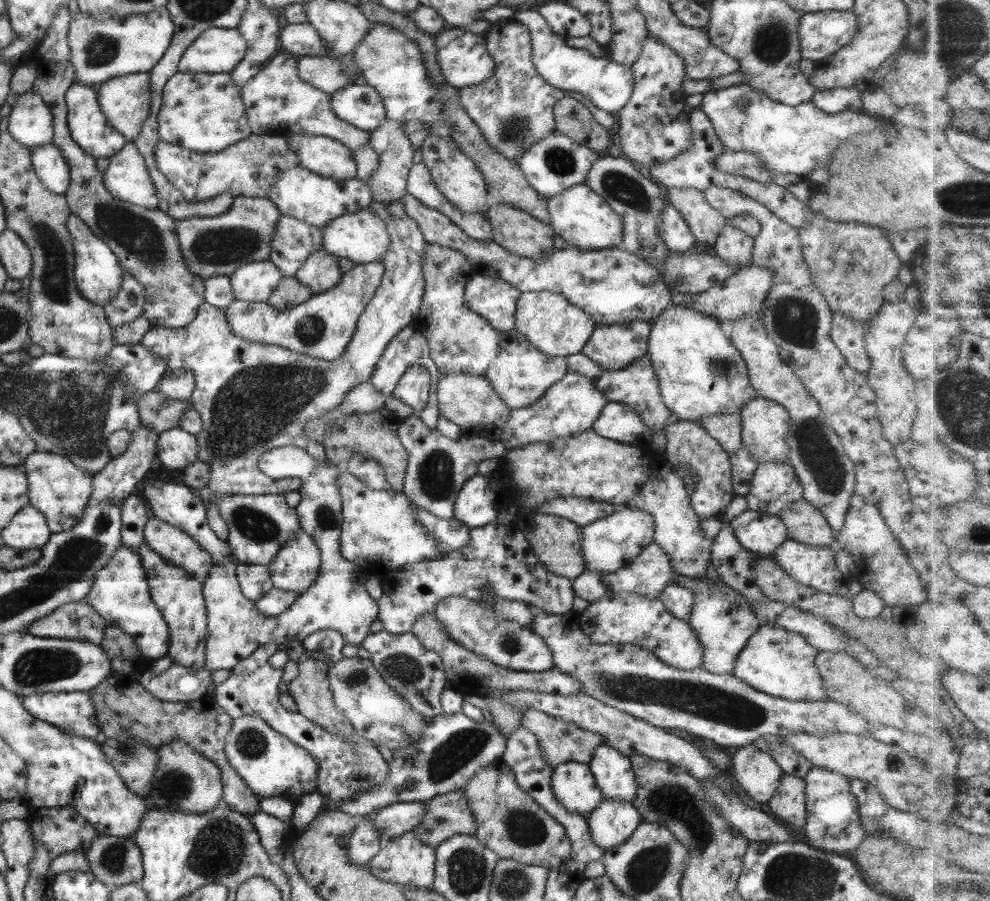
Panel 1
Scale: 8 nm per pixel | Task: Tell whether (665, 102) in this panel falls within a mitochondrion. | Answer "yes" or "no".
yes

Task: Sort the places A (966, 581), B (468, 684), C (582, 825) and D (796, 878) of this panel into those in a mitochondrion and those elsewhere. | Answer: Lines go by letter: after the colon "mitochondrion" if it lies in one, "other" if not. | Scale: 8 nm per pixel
A: other
B: other
C: other
D: mitochondrion

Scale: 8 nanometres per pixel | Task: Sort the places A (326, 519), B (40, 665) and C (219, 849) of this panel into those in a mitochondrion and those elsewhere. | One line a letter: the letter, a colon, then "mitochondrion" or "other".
A: mitochondrion
B: mitochondrion
C: mitochondrion

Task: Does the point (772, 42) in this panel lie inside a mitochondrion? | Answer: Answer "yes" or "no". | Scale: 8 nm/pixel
yes

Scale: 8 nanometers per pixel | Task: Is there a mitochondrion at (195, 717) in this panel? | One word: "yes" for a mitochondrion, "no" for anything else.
no

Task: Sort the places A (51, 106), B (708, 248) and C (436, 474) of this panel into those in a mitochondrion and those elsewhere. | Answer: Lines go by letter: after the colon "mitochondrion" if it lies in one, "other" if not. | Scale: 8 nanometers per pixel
A: other
B: other
C: mitochondrion

